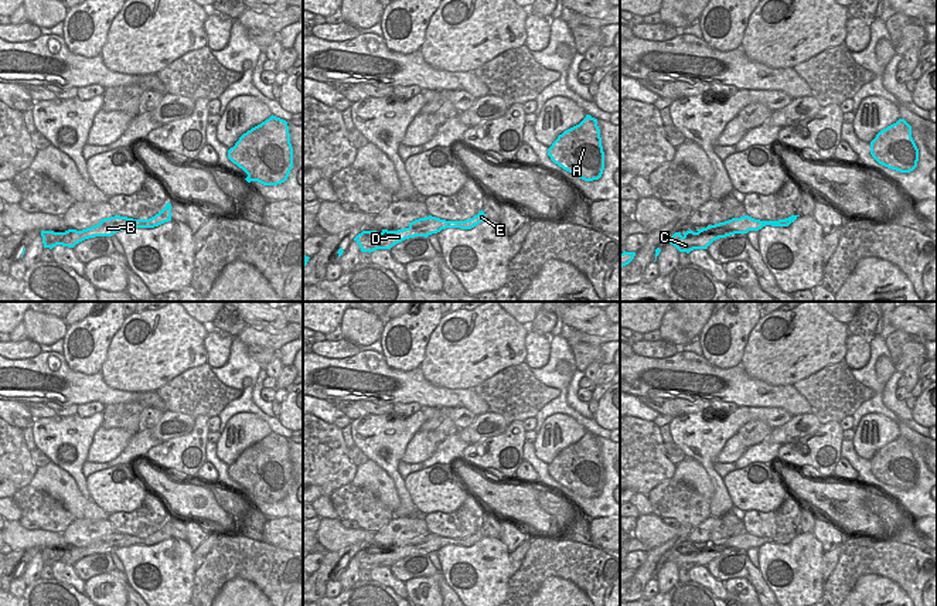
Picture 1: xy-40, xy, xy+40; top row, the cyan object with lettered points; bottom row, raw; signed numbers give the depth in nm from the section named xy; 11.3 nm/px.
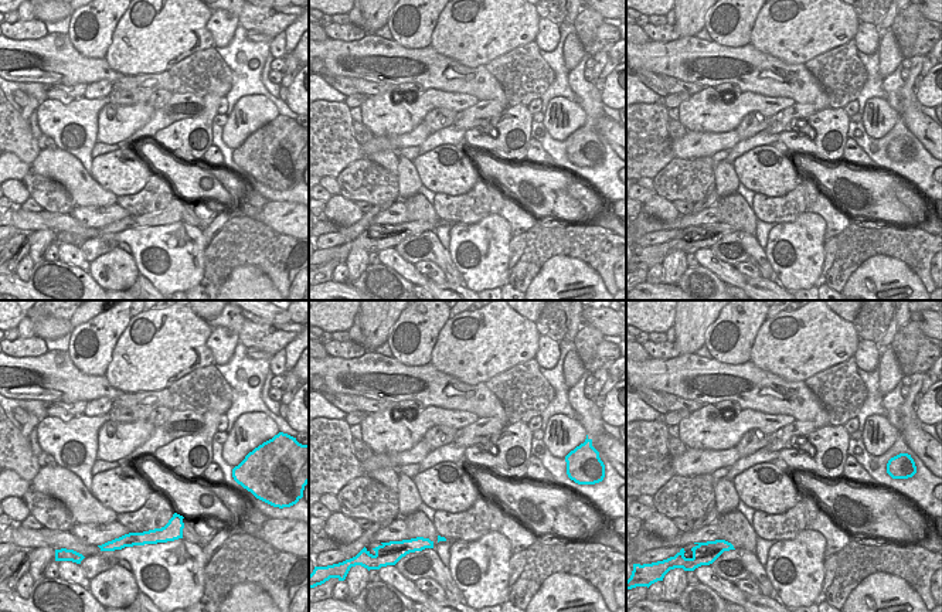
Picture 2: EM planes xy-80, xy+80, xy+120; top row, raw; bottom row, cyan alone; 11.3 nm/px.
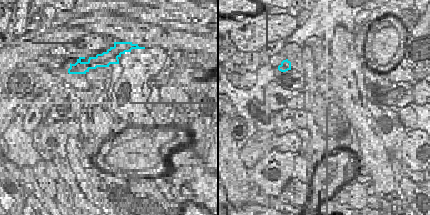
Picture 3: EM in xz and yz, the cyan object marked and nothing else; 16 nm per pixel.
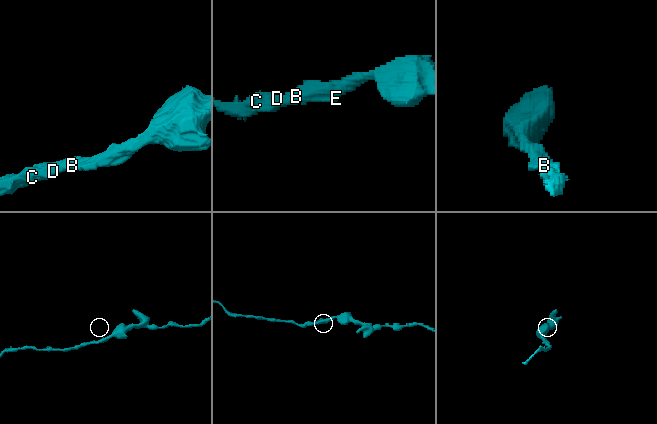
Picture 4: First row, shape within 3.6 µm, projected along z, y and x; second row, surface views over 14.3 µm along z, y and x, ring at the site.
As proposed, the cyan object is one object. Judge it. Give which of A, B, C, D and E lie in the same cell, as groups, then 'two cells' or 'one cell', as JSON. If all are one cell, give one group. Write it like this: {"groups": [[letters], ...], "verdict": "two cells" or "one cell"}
{"groups": [["A", "B", "C", "D", "E"]], "verdict": "one cell"}

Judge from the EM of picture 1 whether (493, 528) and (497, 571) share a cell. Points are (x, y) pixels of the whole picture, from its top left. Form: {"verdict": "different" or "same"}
{"verdict": "different"}

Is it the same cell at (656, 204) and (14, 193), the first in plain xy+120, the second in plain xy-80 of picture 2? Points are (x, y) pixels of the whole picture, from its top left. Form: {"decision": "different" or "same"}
{"decision": "different"}

